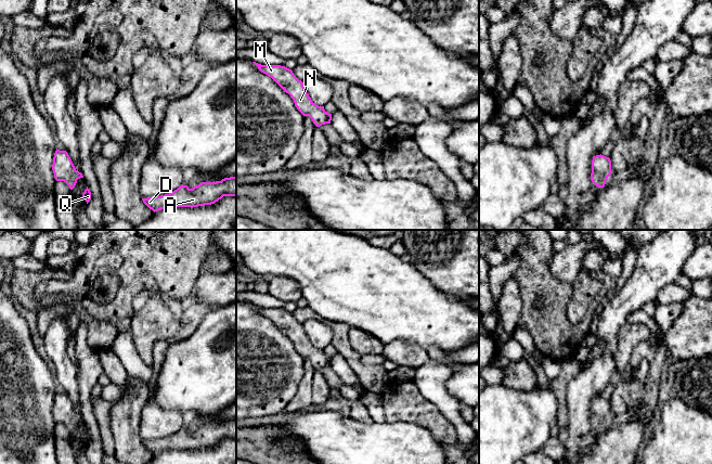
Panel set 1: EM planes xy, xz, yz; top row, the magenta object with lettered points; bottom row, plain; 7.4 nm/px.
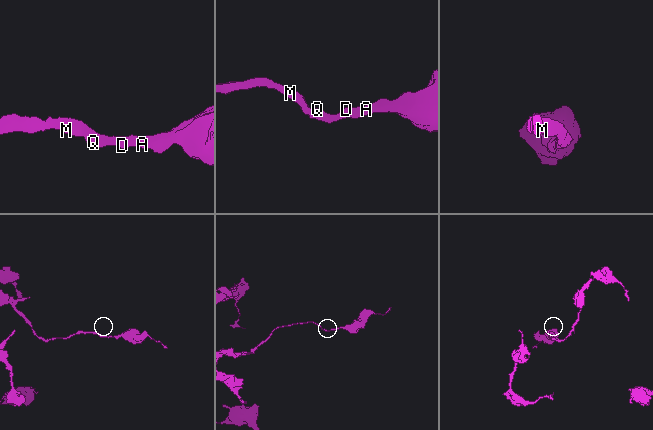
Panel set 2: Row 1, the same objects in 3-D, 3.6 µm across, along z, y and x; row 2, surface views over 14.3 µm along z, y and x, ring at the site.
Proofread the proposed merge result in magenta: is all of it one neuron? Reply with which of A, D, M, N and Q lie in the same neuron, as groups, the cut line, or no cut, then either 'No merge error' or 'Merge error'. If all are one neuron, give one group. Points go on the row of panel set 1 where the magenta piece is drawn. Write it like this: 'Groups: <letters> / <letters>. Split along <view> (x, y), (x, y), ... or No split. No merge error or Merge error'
Groups: A D M N Q. No split. No merge error

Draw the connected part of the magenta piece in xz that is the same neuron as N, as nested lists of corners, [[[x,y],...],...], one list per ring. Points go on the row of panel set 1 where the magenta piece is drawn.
[[[253,62],[258,69],[271,77],[294,100],[295,106],[303,115],[309,116],[316,127],[331,124],[332,114],[312,102],[307,93],[303,82],[299,80],[292,69],[281,65],[261,65]]]

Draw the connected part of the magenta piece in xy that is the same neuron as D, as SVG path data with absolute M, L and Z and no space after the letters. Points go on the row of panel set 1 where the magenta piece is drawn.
M236 176L216 182L202 182L193 189L181 184L169 194L142 198L142 201L155 212L166 207L193 208L211 205L223 196L236 196Z

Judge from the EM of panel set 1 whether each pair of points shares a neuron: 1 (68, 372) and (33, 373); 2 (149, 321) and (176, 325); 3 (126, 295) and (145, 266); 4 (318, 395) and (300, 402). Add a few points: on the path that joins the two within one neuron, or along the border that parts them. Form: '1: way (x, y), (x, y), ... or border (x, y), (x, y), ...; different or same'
1: border (53, 375), (56, 381); different
2: way (155, 322), (169, 325); same
3: way (129, 287), (139, 273); same
4: border (315, 372), (312, 378), (311, 403); different

